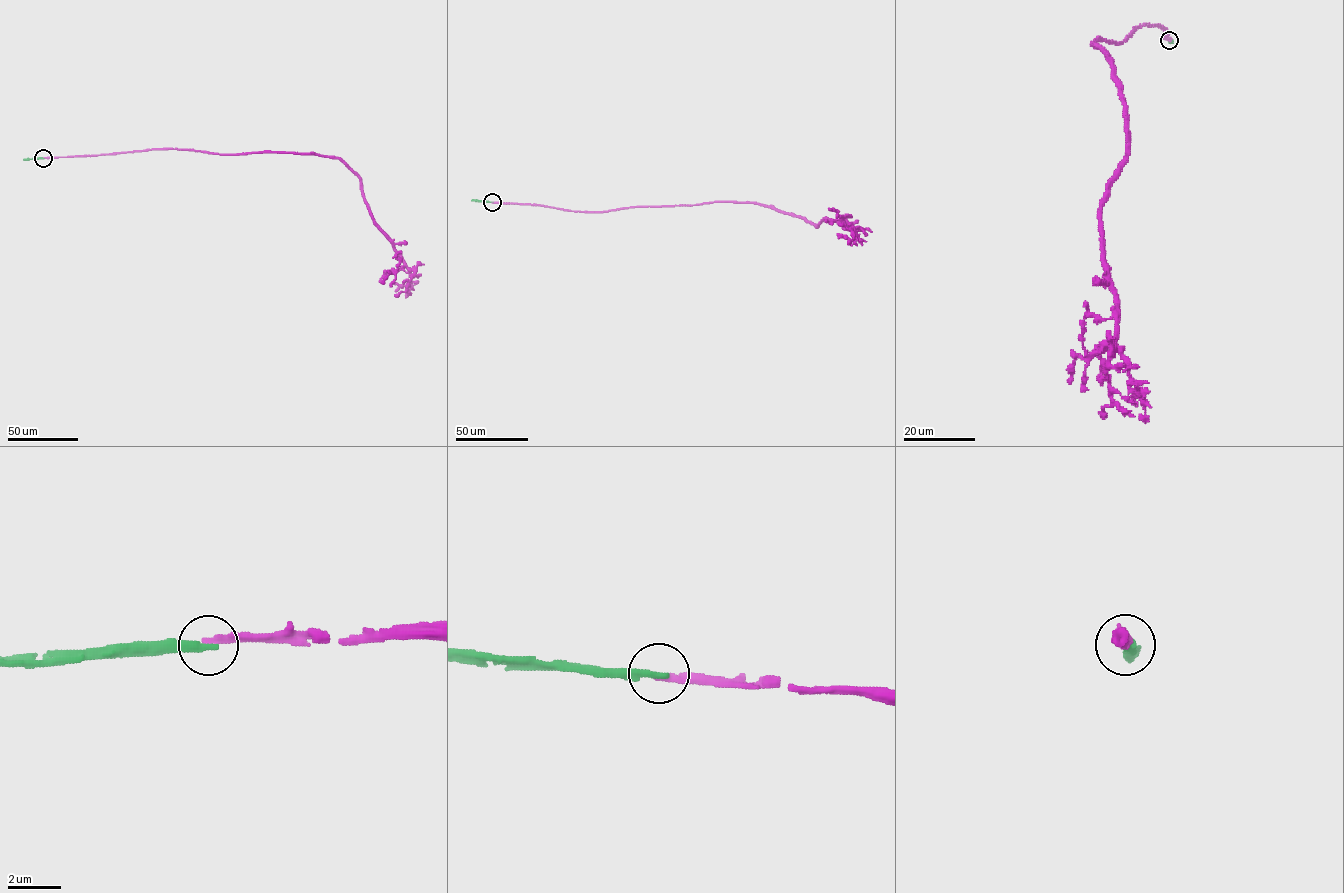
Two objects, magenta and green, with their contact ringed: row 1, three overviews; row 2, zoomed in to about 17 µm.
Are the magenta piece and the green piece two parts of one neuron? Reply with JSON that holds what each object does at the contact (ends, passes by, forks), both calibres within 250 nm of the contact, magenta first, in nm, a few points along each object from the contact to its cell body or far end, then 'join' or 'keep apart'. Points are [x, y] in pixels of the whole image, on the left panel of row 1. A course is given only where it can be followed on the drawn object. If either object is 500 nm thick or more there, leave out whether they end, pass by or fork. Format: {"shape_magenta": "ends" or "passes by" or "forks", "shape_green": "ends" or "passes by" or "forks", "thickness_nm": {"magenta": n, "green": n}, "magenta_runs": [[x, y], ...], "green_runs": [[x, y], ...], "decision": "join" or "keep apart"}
{"shape_magenta": "ends", "shape_green": "ends", "thickness_nm": {"magenta": 240, "green": 320}, "magenta_runs": [[43, 158], [176, 149], [339, 158], [359, 178], [374, 223], [414, 272], [407, 289], [394, 296]], "green_runs": [[43, 158], [23, 160]], "decision": "keep apart"}

